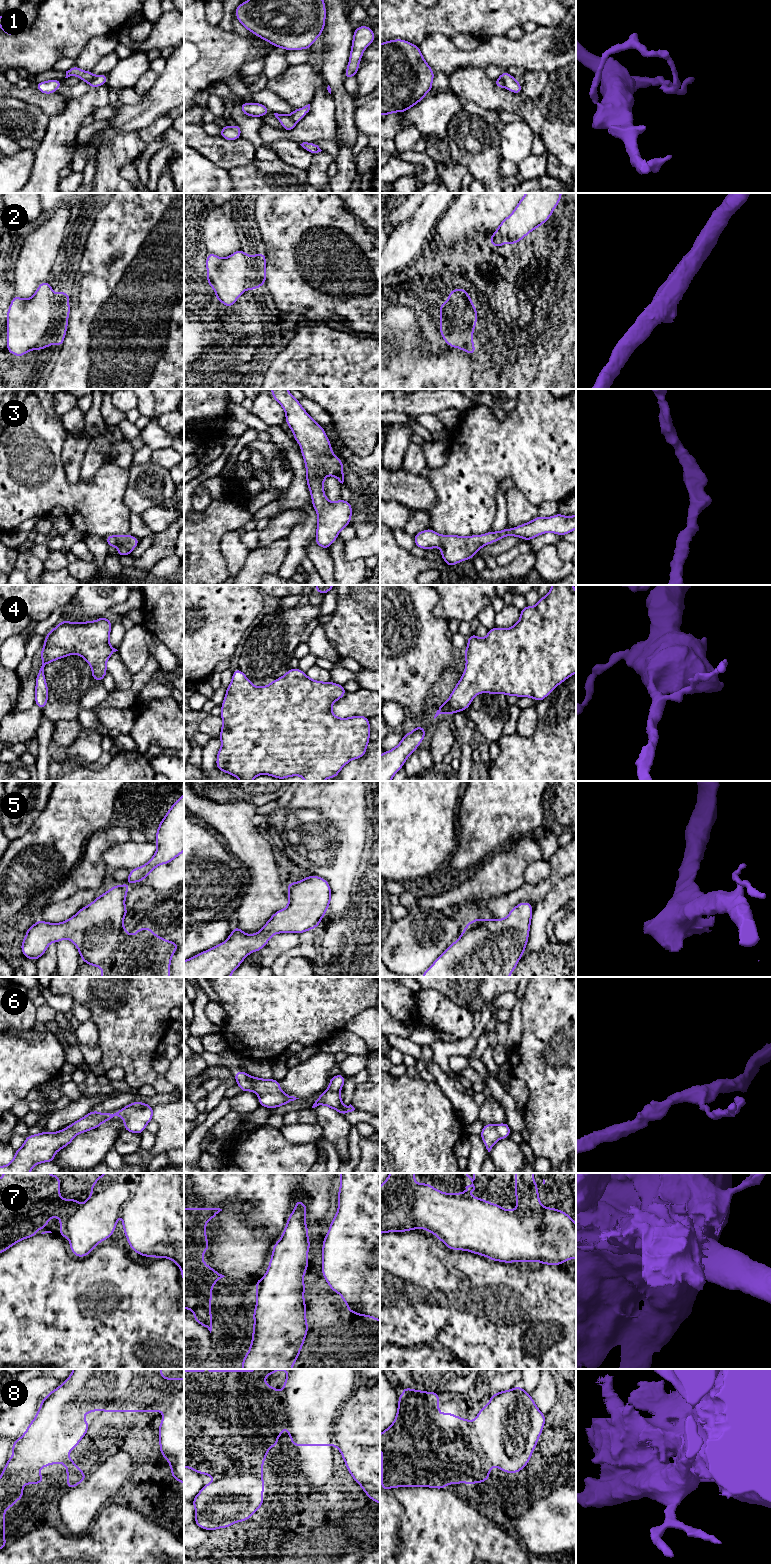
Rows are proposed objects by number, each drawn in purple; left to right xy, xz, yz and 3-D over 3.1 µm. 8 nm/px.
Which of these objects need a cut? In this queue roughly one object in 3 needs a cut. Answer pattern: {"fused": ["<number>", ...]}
{"fused": ["1", "7", "8"]}

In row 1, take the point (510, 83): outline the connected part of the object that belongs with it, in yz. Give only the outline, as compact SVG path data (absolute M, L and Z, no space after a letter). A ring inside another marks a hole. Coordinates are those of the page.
M506 70L501 74L499 78L502 79L504 87L506 89L518 95L521 93L522 84L517 82L515 78L510 75Z

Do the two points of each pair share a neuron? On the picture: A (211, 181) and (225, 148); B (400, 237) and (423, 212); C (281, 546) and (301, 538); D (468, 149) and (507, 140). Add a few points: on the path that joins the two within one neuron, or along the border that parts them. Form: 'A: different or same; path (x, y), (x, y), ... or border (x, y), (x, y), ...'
A: different; border (197, 152), (227, 170)
B: same; path (406, 232), (420, 218)
C: different; border (287, 538), (287, 554), (279, 566)
D: different; border (499, 133), (499, 155), (502, 158)

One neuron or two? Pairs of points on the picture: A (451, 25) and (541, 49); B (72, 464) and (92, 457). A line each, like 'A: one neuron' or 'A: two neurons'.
A: two neurons
B: two neurons

